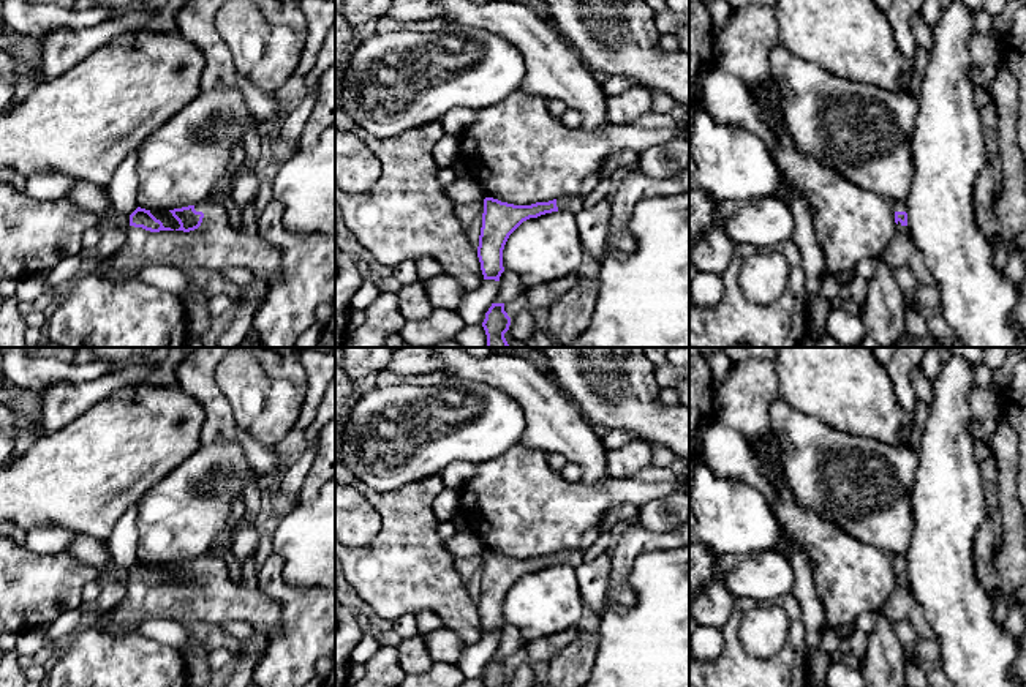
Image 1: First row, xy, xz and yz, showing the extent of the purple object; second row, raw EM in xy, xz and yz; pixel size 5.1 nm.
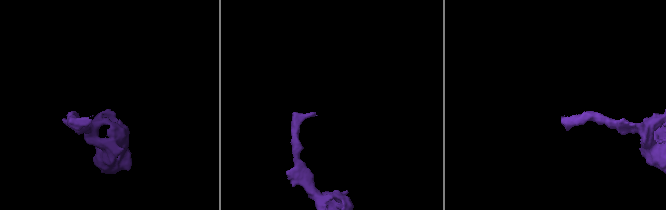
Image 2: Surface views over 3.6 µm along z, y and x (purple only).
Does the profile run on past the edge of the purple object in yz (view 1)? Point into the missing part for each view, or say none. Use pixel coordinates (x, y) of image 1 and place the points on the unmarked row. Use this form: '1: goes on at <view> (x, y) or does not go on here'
1: goes on at yz (900, 604)

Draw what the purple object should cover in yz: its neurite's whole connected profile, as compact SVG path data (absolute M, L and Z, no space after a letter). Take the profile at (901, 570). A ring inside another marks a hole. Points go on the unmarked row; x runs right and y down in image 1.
M895 556L895 589L882 606L881 613L893 624L907 619L912 608L917 605L911 584L907 580L907 559L906 556Z

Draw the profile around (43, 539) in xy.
M36 526L25 532L25 546L36 554L60 554L68 550L73 532L60 526Z

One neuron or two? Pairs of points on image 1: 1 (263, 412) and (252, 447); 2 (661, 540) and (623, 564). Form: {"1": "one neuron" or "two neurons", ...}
{"1": "two neurons", "2": "one neuron"}

